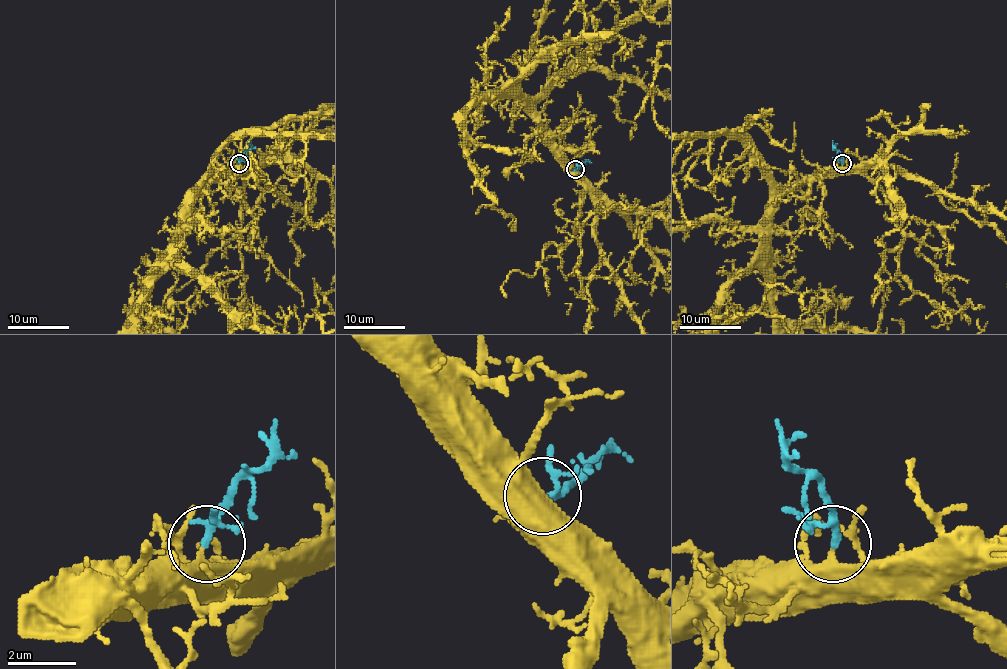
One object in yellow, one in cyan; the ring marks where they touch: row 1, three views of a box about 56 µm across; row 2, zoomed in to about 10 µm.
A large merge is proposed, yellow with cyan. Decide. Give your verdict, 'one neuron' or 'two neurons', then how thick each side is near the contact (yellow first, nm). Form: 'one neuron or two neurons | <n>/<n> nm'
one neuron | 440/190 nm

